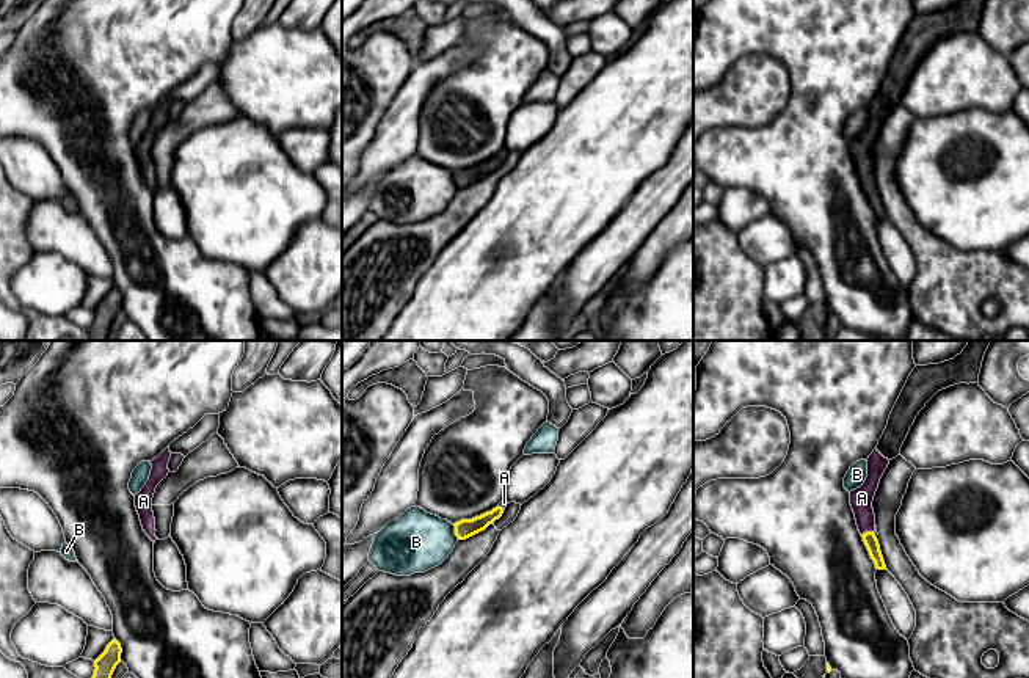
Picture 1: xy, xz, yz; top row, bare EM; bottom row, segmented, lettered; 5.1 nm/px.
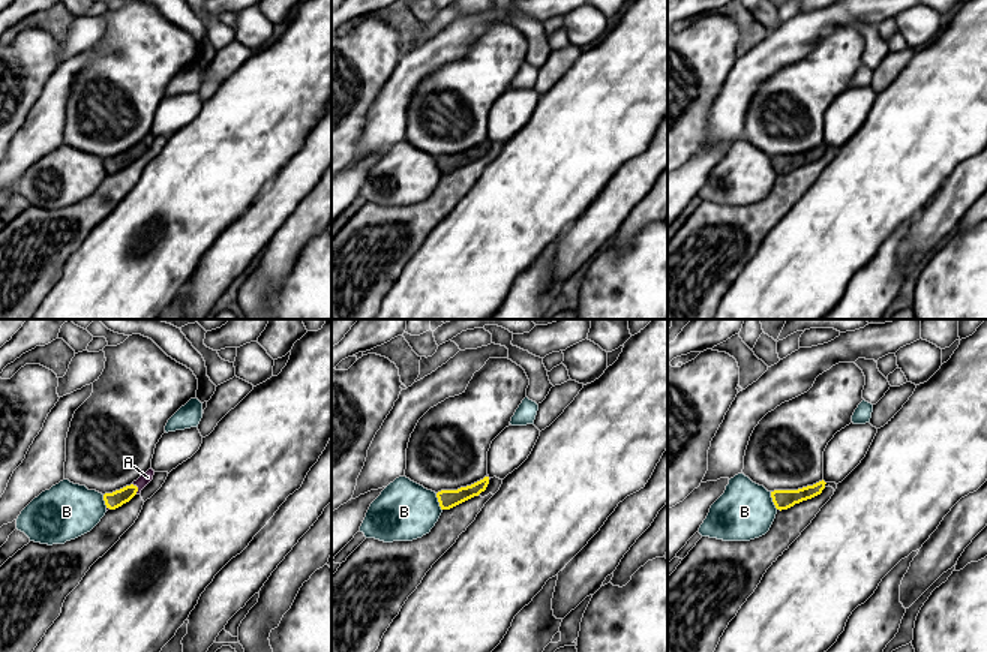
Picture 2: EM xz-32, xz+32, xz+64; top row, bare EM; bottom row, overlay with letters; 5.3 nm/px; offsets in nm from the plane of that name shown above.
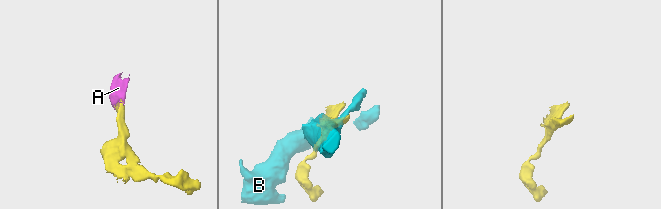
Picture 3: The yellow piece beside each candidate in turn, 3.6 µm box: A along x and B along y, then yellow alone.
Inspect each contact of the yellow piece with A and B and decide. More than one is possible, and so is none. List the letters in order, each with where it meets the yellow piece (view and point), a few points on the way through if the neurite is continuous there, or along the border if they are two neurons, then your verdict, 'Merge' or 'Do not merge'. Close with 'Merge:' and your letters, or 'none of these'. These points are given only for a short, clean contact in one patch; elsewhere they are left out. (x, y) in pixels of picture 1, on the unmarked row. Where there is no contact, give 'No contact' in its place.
A: Touches yellow at yz (866, 181). Path across: yz (869, 187), (866, 181), (861, 146). Merge
B: Touches yellow at xz (455, 181). Do not merge
Merge: A

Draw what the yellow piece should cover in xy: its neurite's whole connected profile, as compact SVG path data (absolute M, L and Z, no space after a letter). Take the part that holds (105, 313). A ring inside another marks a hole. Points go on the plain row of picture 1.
M113 287L105 300L94 309L94 323L88 330L91 341L108 341L111 323L121 311L121 292Z

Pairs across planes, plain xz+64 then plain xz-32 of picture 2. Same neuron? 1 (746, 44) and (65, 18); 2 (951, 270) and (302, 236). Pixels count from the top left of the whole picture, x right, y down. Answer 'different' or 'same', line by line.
1: same
2: different

